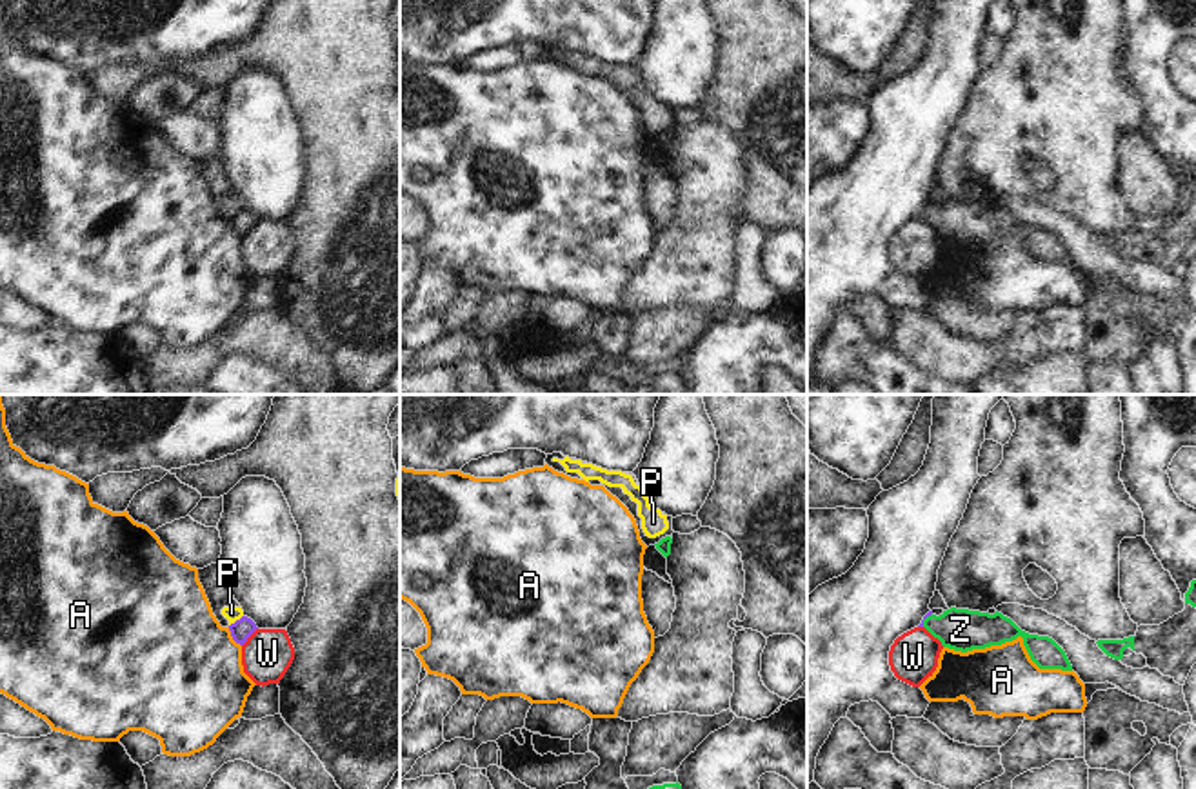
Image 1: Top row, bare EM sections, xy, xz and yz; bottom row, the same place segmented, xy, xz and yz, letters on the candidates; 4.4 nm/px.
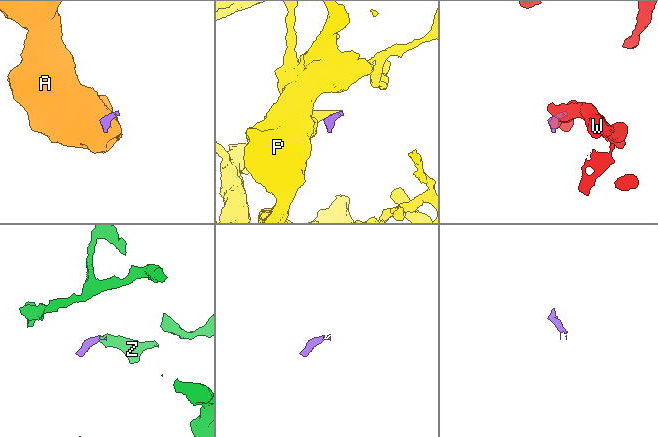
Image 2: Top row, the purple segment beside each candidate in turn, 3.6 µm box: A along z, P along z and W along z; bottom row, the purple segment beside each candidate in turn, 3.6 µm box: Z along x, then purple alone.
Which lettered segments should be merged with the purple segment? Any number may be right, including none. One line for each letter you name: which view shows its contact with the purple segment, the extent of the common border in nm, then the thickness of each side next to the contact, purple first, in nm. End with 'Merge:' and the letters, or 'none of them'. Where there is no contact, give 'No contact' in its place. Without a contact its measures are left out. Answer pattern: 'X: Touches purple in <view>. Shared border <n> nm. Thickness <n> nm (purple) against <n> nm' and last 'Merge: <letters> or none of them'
Z: Touches purple in yz. Shared border 80 nm. Thickness 20 nm (purple) against 190 nm
Merge: Z

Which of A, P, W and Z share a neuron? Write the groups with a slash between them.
A / P / W / Z

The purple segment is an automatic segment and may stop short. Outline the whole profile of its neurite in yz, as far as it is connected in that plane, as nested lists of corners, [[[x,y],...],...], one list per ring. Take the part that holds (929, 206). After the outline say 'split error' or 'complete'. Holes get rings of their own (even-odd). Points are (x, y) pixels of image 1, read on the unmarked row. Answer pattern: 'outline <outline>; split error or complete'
outline [[[951,200],[936,209],[929,204],[918,220],[925,220],[943,240],[954,244],[985,242],[1023,231],[1031,253],[1040,262],[1072,264],[1065,244],[1049,229],[1029,227],[1002,205],[980,205]]]; split error

